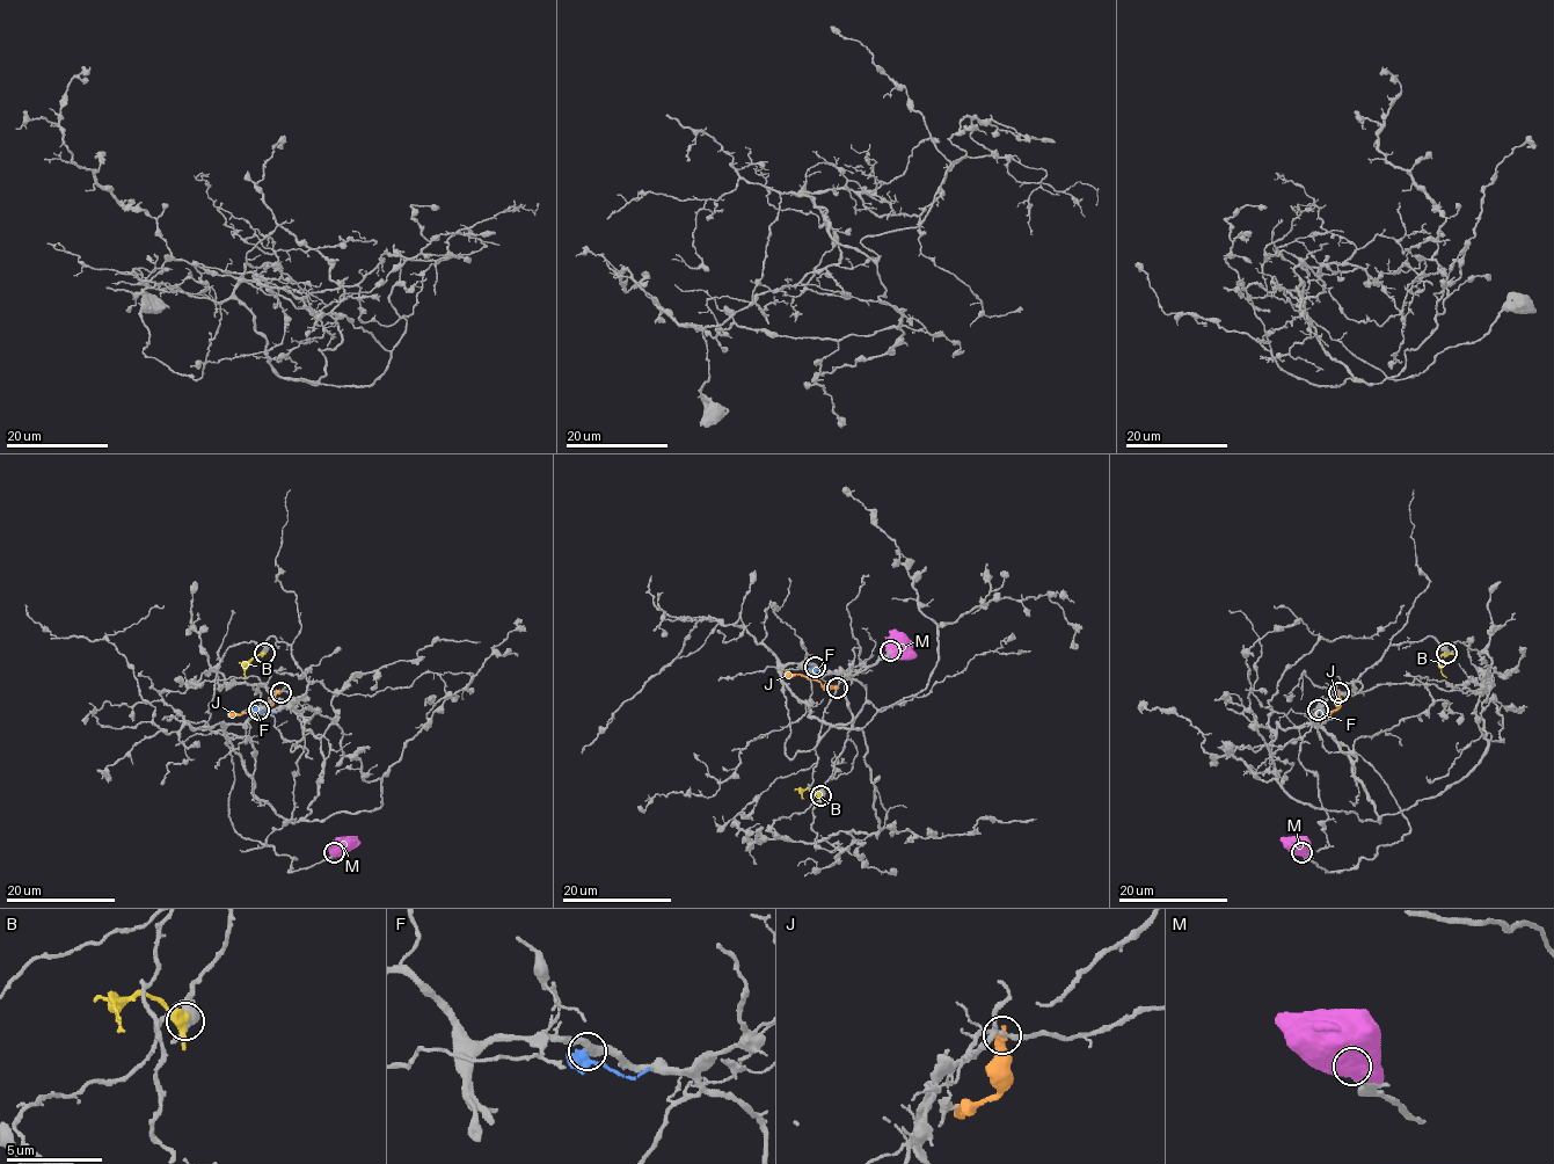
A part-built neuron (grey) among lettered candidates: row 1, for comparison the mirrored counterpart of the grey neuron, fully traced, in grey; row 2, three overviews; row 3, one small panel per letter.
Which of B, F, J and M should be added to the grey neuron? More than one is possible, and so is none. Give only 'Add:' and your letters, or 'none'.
Add: M

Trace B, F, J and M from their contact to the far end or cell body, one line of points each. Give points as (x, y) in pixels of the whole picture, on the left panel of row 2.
B: (264, 653), (249, 662), (246, 677)
F: (260, 710), (277, 713)
J: (279, 692), (261, 713), (227, 717)
M: (334, 852), (345, 851), (359, 841)

